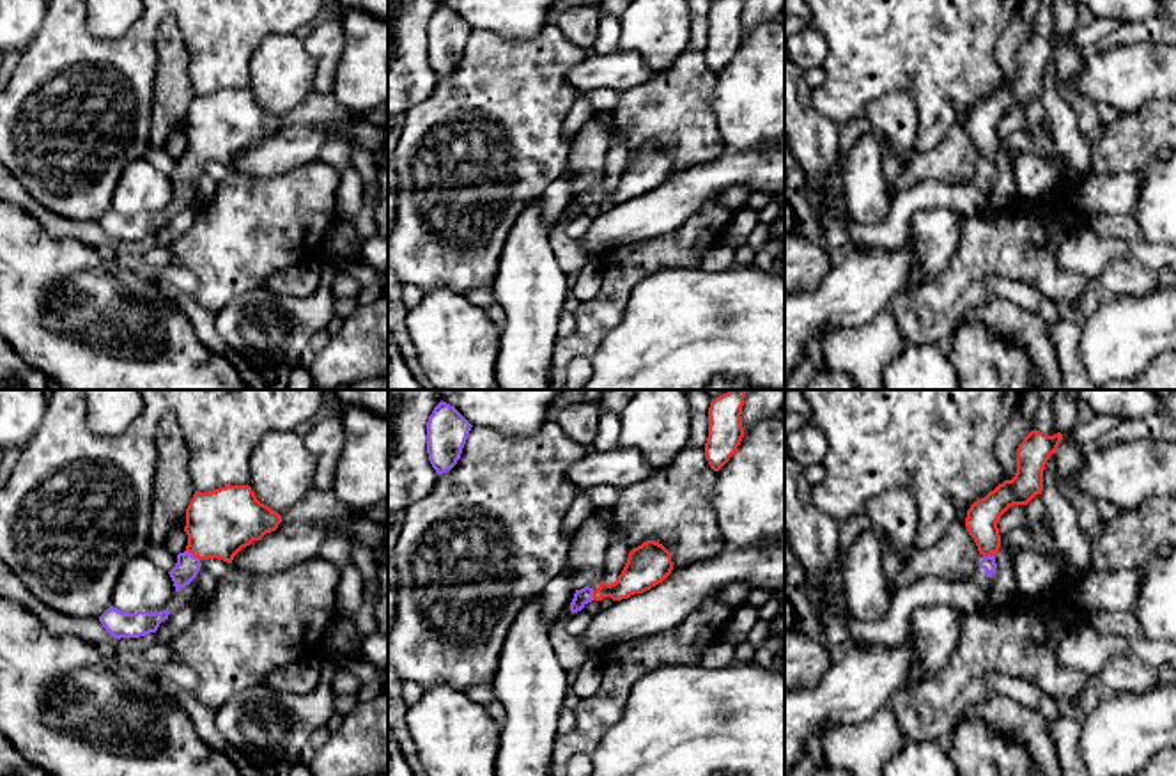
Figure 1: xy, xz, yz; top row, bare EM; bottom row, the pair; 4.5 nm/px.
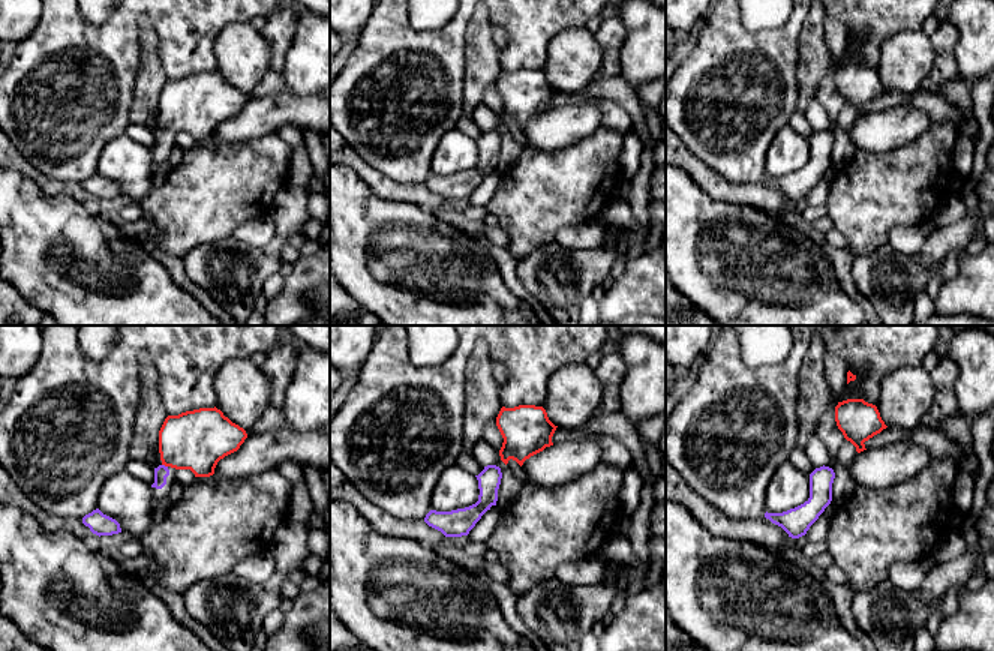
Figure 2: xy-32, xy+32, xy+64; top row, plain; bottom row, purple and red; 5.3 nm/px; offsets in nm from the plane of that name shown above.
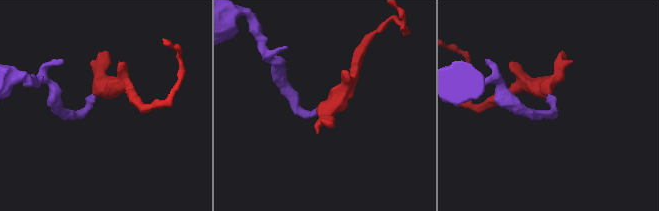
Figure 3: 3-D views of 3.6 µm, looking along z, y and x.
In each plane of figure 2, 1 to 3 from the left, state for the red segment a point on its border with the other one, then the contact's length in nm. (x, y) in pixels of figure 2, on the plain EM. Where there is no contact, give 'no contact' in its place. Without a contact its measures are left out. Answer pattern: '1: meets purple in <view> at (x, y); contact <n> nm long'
1: meets purple in xy-32 at (164, 129); contact 40 nm long
2: no contact
3: no contact

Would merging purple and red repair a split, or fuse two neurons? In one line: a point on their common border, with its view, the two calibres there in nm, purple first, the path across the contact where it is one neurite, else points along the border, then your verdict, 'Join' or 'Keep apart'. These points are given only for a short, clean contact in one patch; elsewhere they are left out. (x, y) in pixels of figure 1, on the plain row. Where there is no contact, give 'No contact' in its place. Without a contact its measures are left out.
Touches purple at xy (192, 158). Thickness 110 nm (purple) against 300 nm. Path across: xy (188, 169), (192, 158), (220, 126). Join

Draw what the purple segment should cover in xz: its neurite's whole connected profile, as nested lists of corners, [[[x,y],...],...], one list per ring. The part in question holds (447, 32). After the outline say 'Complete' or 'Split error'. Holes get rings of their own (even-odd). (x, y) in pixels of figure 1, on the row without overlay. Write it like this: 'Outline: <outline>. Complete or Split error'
Outline: [[[439,5],[427,25],[427,57],[437,78],[460,62],[471,27],[450,7]]]. Complete

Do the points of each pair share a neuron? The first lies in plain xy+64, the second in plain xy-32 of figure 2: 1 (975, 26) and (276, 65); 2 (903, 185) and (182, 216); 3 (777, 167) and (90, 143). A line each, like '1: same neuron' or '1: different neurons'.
1: different neurons
2: same neuron
3: different neurons

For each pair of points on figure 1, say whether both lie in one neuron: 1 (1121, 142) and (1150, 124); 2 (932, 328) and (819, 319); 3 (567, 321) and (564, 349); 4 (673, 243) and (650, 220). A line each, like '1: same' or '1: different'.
1: same
2: different
3: different
4: different

